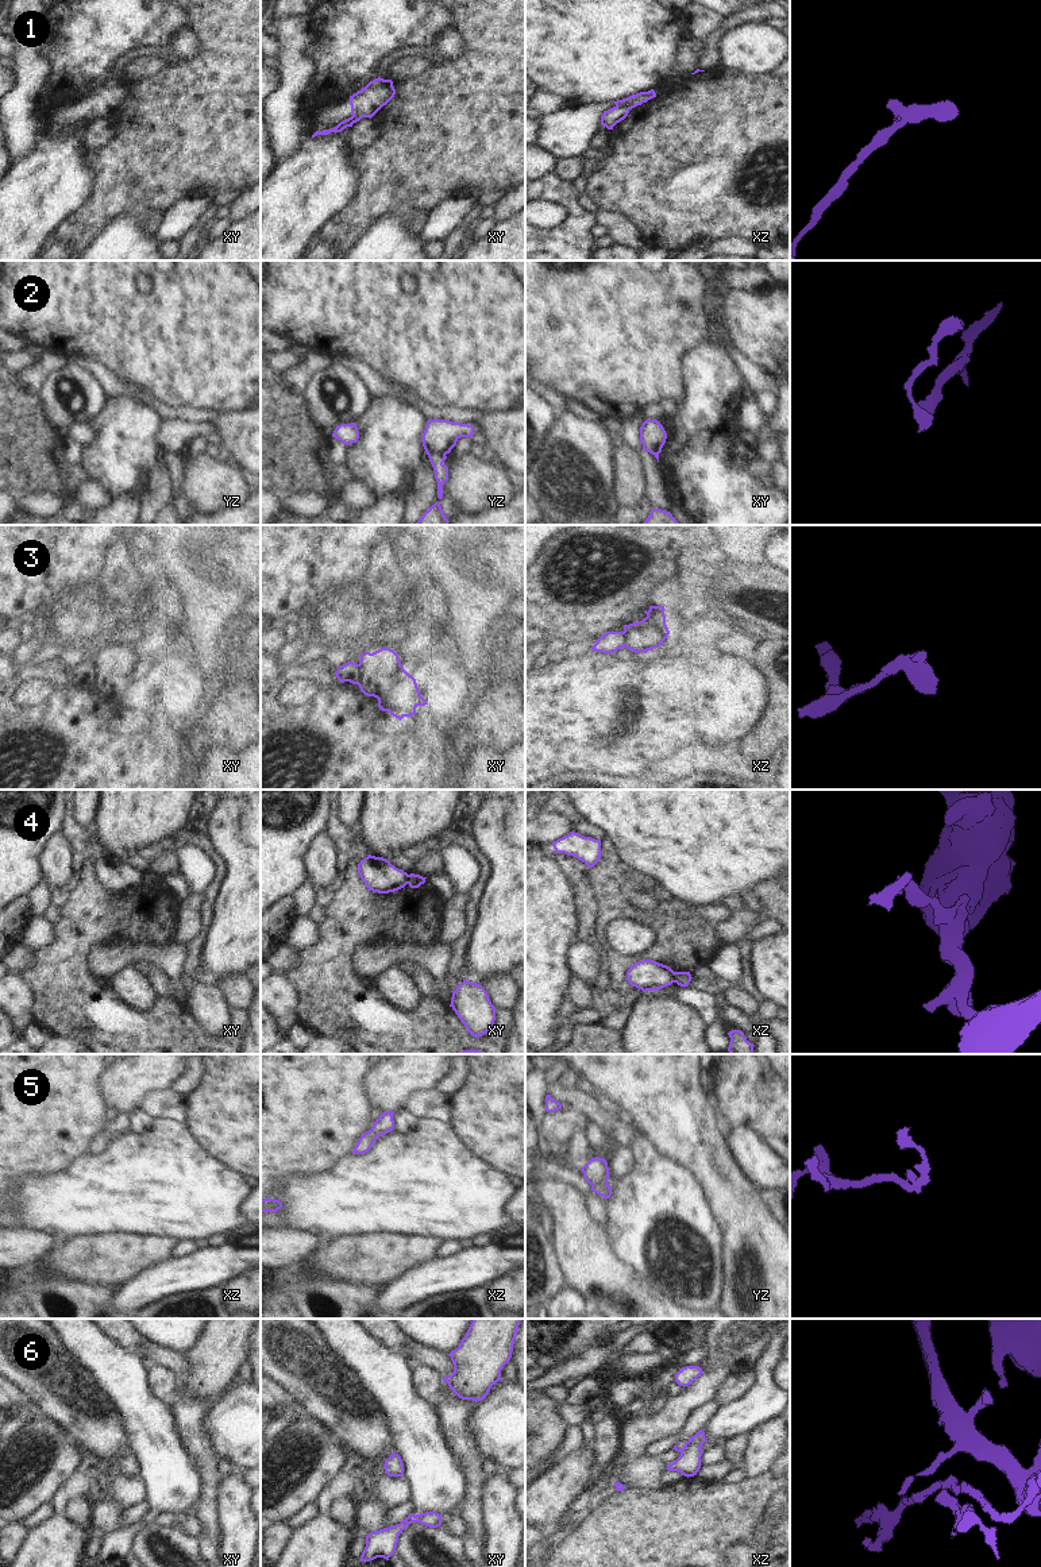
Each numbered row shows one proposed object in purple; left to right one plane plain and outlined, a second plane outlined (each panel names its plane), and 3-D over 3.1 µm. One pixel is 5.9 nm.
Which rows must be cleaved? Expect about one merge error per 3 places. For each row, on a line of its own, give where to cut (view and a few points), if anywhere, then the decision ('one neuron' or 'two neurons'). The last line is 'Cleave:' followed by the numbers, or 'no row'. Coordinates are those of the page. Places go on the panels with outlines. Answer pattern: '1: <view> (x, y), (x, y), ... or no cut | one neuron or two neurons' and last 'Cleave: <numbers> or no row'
1: xz (616, 104), (624, 104), (629, 108) | two neurons
2: yz (444, 454), (432, 452), (428, 455) | two neurons
3: xy (357, 664), (359, 672), (358, 683) | two neurons
4: xz (673, 972), (674, 981) | two neurons
5: no cut | one neuron
6: xy (424, 1513), (416, 1521) | two neurons
Cleave: 1, 2, 3, 4, 6

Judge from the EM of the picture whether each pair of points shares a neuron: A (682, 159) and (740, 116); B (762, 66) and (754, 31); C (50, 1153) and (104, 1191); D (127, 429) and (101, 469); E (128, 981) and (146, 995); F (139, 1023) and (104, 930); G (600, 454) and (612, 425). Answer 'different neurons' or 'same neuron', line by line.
A: same neuron
B: same neuron
C: different neurons
D: same neuron
E: same neuron
F: same neuron
G: different neurons

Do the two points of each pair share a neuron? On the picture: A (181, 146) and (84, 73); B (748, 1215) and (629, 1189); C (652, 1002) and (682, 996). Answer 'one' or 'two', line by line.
A: two
B: two
C: two

